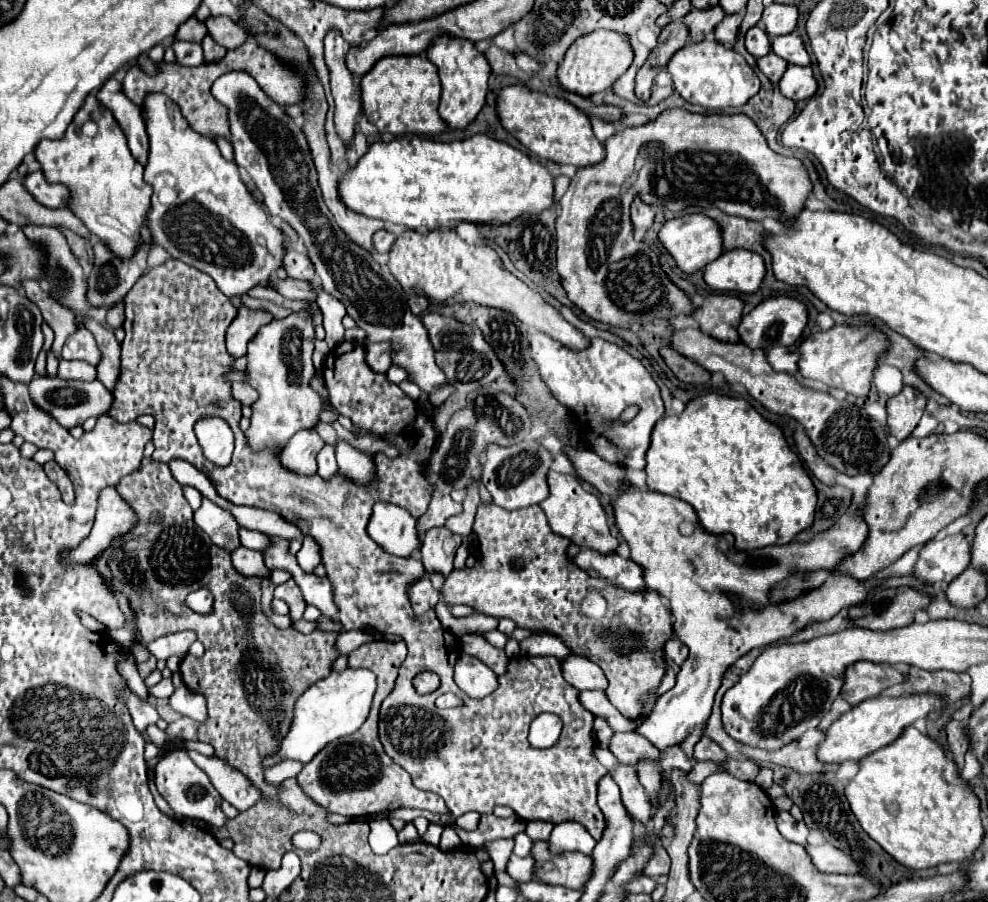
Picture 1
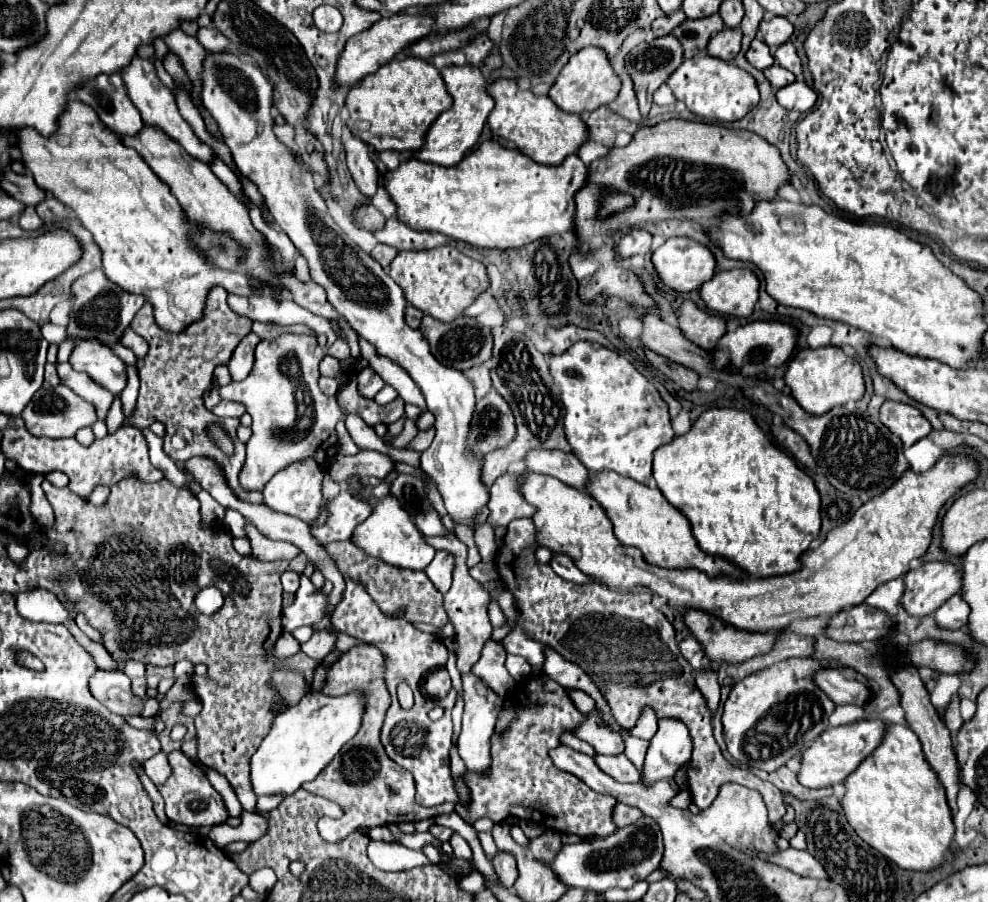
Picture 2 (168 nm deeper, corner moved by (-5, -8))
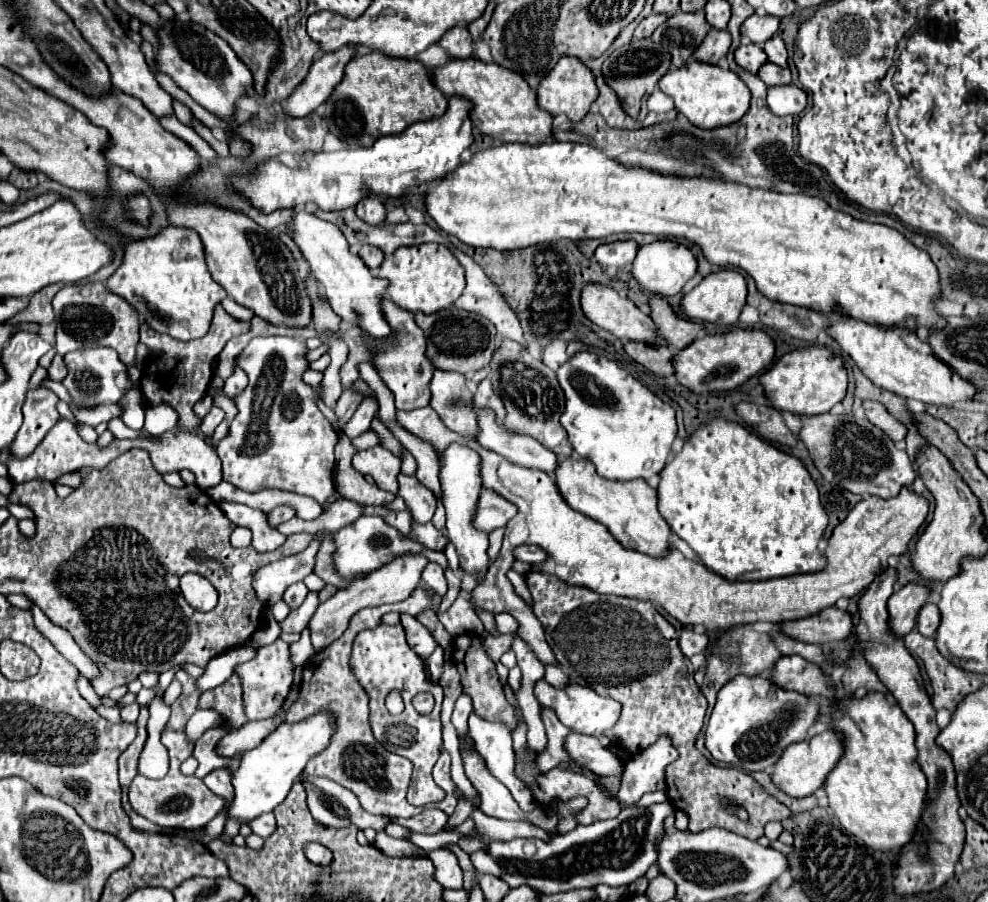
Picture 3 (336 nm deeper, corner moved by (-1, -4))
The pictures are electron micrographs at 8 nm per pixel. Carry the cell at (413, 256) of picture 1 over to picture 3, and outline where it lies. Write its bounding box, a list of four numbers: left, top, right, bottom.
[379,243,465,315]

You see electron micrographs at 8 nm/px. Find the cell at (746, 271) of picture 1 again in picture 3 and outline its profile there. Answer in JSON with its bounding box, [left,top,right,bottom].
[681,269,747,325]

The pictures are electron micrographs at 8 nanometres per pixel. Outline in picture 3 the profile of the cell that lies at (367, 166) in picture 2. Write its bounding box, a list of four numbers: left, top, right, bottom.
[355,195,385,225]

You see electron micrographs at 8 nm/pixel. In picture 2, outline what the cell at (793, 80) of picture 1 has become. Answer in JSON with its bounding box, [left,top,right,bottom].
[775,79,817,113]

